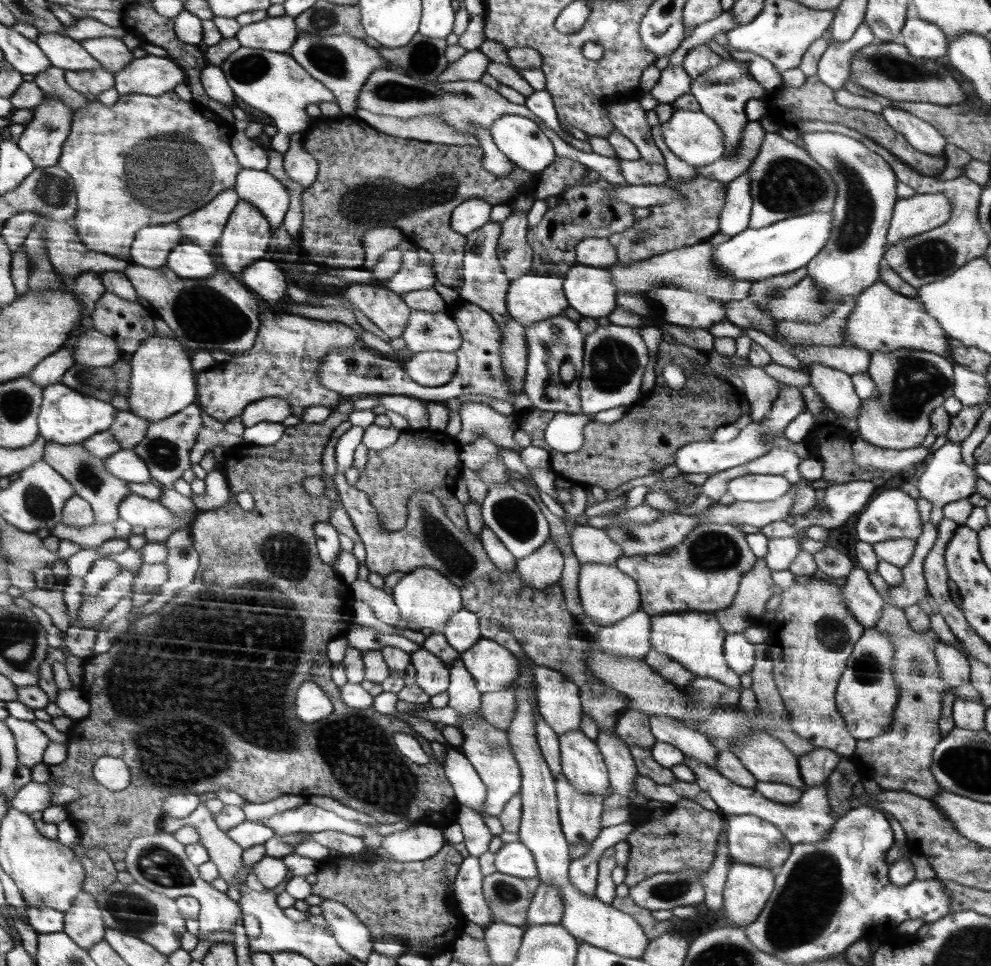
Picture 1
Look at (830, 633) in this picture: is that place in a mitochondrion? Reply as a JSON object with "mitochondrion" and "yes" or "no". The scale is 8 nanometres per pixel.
{"mitochondrion":"yes"}

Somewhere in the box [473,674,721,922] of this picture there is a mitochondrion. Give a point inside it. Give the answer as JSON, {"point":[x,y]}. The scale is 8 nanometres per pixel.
{"point":[669,889]}

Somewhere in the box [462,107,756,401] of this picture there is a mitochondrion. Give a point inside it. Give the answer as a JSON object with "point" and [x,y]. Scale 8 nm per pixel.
{"point":[614,359]}

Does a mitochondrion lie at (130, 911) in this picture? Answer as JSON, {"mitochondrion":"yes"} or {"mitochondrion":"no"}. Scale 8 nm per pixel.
{"mitochondrion":"yes"}

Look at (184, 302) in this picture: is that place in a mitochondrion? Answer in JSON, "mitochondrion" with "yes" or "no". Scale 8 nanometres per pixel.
{"mitochondrion":"yes"}

